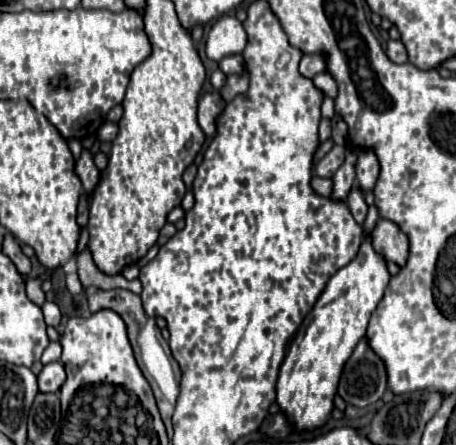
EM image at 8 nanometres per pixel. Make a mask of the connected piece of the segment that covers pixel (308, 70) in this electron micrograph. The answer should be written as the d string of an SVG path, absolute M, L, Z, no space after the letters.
M304 54L302 60L300 60L298 70L304 78L312 78L314 74L322 72L324 66L326 66L326 62L322 62L322 58L314 58L314 54Z

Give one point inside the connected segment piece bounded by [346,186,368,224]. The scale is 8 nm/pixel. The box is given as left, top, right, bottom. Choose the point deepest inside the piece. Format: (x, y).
(355, 201)

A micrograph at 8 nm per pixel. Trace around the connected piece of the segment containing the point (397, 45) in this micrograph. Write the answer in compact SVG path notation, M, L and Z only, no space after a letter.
M390 40L388 46L386 46L386 54L392 62L408 62L408 54L406 54L406 48L400 40Z

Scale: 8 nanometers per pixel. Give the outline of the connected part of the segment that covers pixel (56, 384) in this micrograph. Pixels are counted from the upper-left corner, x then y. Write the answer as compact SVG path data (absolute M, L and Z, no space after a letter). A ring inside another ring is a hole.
M50 362L38 374L38 388L40 392L58 392L64 380L66 380L64 366L60 362Z

